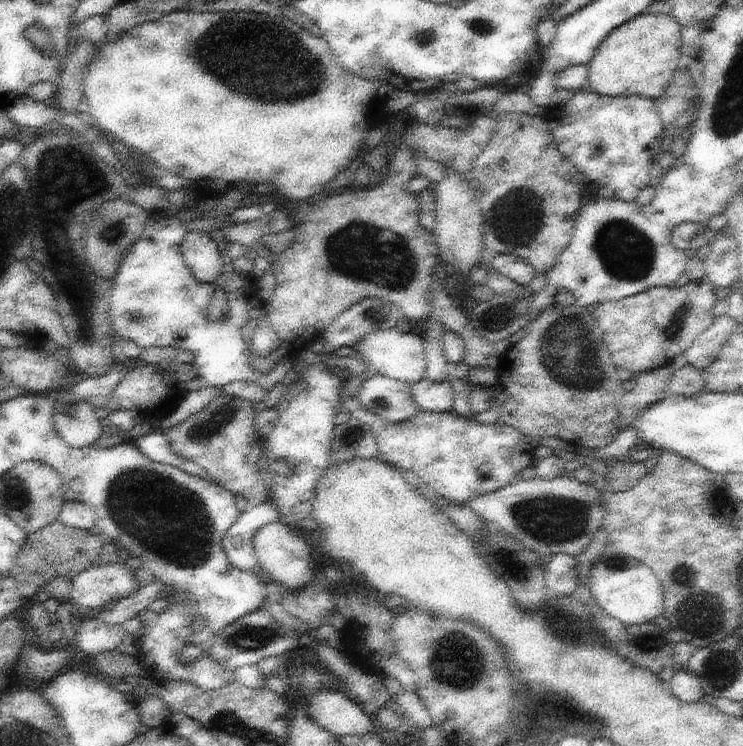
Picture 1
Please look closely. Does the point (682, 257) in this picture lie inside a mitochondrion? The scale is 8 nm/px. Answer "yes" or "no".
no

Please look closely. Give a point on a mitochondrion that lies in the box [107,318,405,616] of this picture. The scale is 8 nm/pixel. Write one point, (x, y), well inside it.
(201, 431)

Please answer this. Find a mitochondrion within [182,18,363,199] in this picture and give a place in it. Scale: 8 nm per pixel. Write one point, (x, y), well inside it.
(314, 78)

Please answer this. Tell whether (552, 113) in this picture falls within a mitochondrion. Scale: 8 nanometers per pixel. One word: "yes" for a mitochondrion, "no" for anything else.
no

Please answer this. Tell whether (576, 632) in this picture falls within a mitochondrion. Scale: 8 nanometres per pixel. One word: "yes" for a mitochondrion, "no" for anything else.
yes

